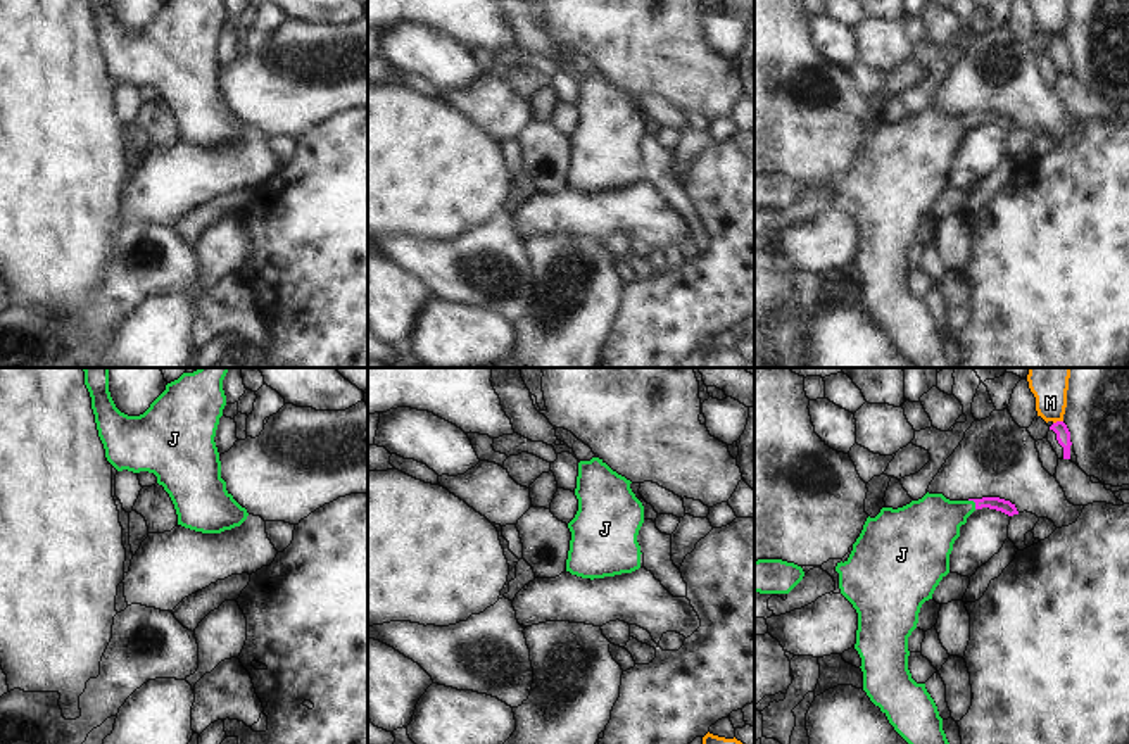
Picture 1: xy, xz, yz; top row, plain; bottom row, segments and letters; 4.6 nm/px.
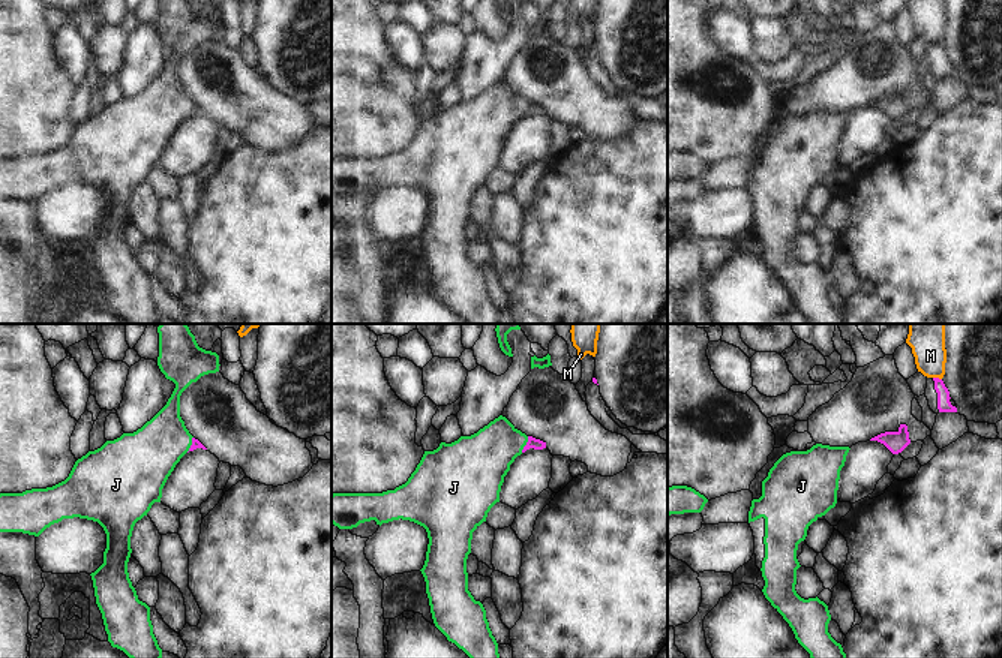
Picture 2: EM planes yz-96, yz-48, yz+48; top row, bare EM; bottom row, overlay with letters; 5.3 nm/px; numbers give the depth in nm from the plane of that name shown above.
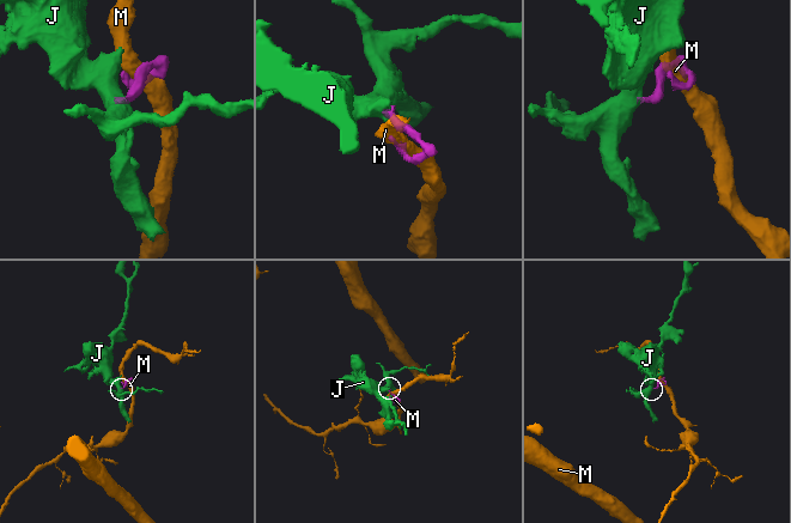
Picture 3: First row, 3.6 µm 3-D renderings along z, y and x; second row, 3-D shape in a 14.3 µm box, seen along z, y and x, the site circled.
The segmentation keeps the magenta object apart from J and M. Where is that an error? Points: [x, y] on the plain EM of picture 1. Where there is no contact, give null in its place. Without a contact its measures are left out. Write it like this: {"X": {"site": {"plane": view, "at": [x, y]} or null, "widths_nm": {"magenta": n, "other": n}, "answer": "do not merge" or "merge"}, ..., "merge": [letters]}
{"J": {"site": {"plane": "yz", "at": [974, 114]}, "widths_nm": {"magenta": 60, "other": 280}, "answer": "merge"}, "M": {"site": {"plane": "yz", "at": [1057, 35]}, "widths_nm": {"magenta": 70, "other": 140}, "answer": "do not merge"}, "merge": ["J"]}

